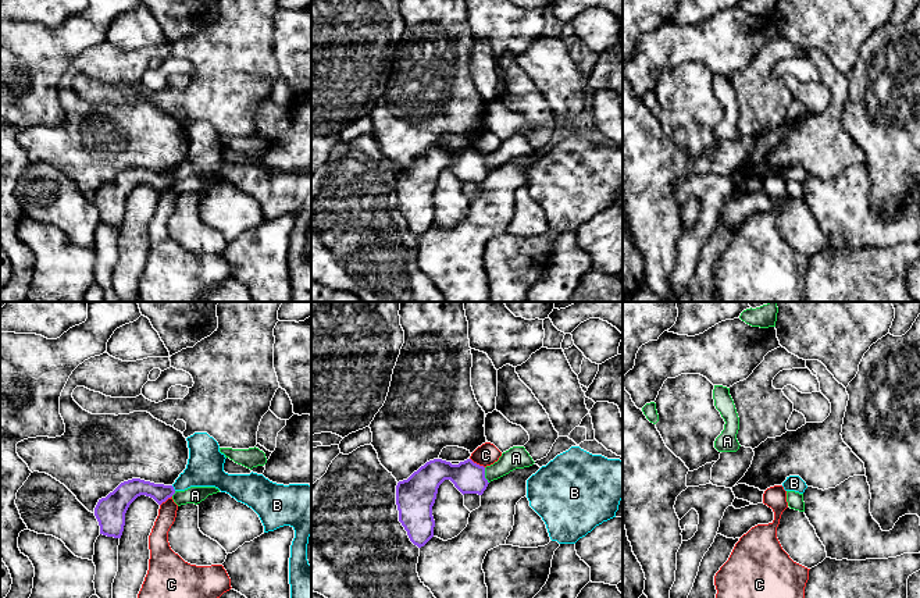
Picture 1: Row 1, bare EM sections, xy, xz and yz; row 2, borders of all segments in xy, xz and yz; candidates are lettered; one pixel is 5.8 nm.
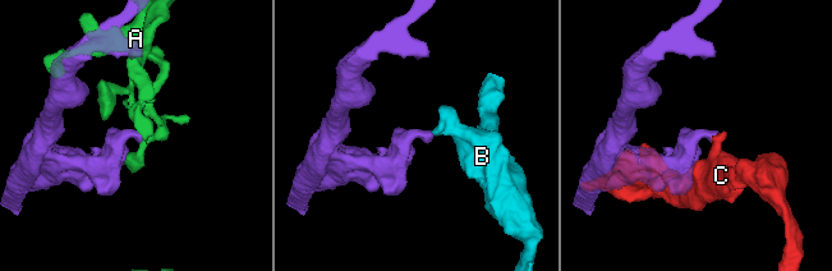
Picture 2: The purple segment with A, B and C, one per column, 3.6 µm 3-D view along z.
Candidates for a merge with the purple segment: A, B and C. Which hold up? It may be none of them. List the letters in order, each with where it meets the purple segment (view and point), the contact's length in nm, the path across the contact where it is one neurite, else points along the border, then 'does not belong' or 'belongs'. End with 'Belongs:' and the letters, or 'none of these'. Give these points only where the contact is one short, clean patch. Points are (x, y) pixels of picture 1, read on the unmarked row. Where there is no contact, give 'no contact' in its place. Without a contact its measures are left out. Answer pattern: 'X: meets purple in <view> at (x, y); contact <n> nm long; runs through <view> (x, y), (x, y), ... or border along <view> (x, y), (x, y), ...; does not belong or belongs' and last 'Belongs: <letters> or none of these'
A: meets purple in xz at (484, 164); contact 100 nm long; does not belong
B: meets purple in xy at (173, 177); contact 40 nm long; border along xy (171, 174), (175, 178); does not belong
C: meets purple in xz at (475, 152); contact 110 nm long; does not belong
Belongs: none of these

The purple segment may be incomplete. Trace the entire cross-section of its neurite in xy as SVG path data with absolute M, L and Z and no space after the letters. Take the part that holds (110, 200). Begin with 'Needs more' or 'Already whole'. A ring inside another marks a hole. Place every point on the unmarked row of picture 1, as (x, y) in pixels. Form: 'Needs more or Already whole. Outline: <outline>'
Already whole. Outline: M132 167L121 171L106 186L99 188L95 196L100 223L121 227L125 214L125 202L138 185L150 185L161 193L174 182L175 178L172 174L154 172L140 167Z

